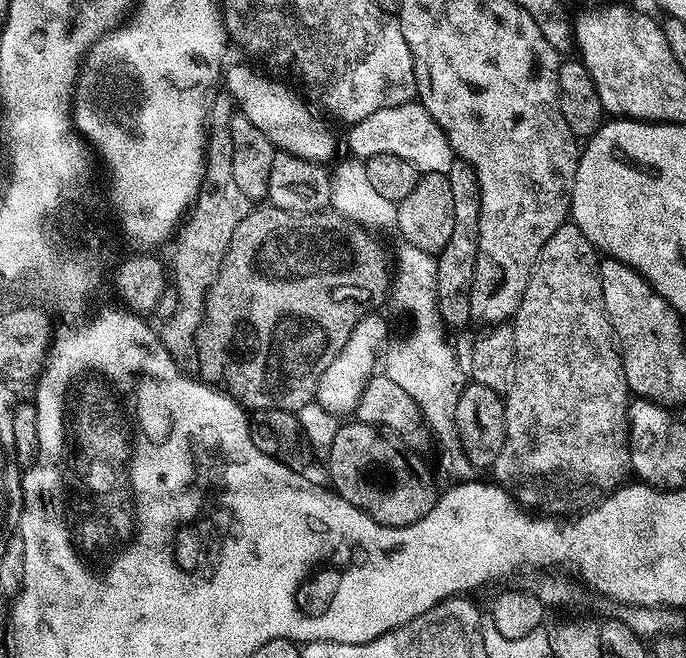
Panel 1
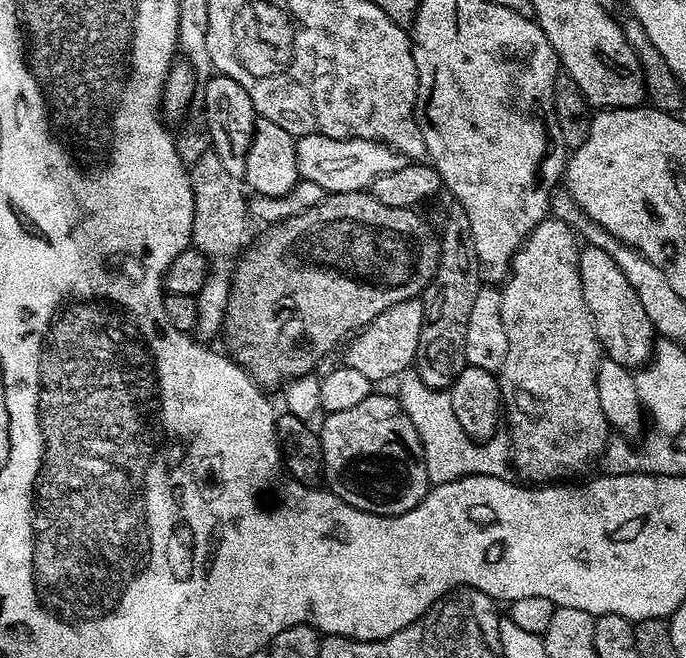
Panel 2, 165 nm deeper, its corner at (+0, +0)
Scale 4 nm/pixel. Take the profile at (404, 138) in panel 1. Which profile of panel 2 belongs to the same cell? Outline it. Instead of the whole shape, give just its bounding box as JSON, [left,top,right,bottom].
[296,132,406,194]

